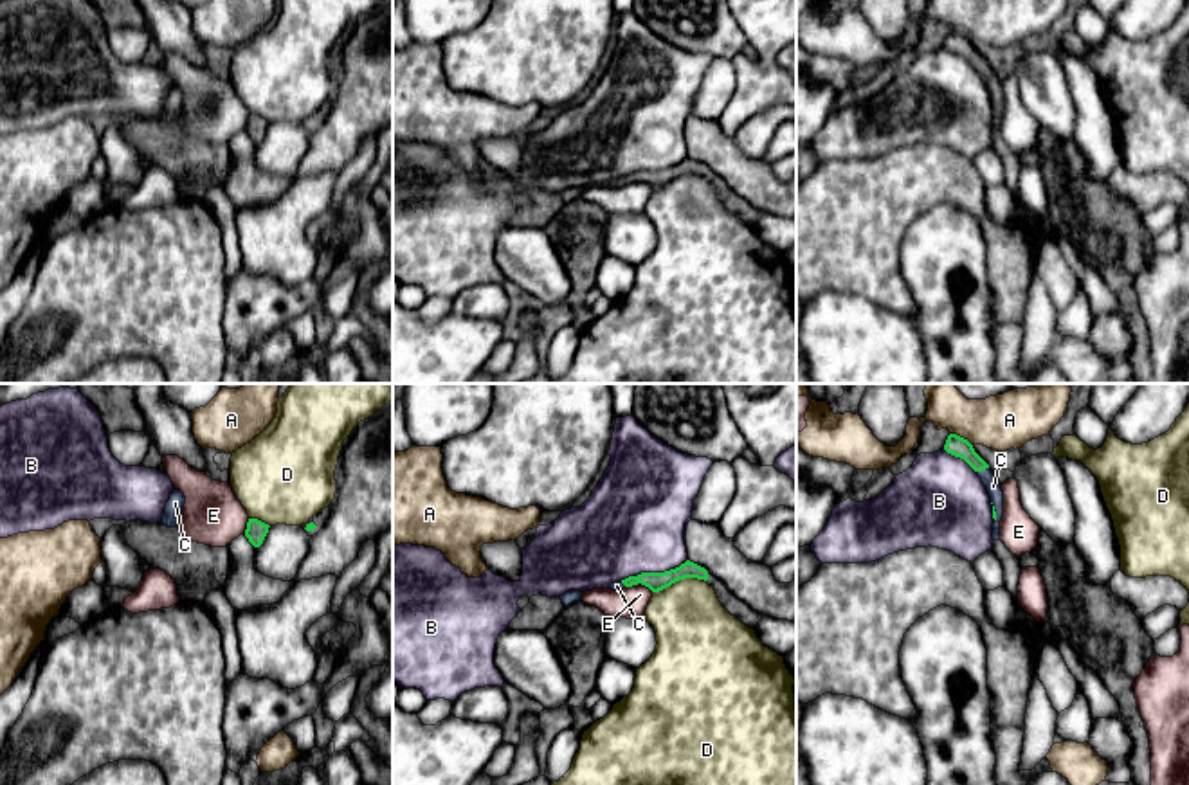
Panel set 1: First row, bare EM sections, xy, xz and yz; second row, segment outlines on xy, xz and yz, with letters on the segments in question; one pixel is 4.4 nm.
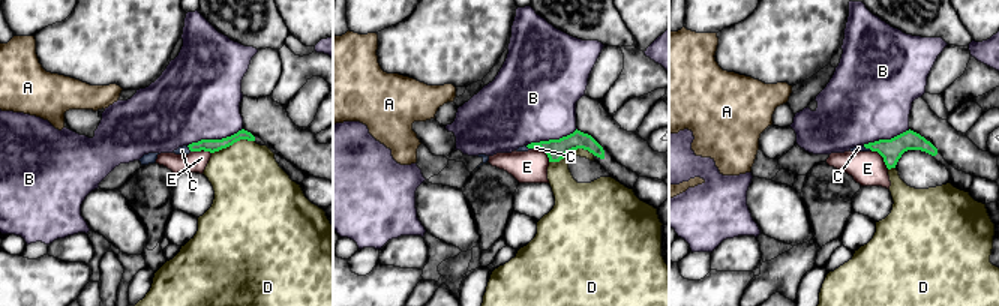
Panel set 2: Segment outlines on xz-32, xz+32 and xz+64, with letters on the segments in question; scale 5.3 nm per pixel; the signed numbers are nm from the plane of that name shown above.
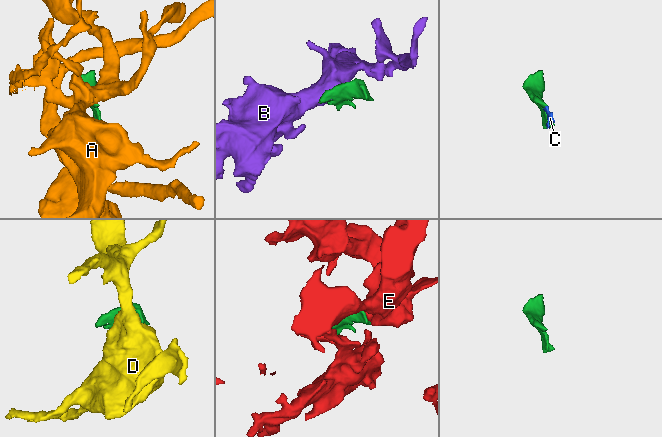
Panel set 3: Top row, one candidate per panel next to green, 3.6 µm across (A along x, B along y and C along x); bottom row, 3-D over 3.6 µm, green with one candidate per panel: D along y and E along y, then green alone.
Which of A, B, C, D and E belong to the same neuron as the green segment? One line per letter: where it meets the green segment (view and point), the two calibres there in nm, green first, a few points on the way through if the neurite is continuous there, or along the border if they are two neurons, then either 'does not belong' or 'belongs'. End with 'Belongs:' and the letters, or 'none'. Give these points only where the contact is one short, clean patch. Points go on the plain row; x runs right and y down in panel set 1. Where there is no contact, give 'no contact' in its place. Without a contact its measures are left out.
A: contact yz (961, 35); calibres 90 and 200 nm; border yz (950, 29), (955, 29), (971, 42); does not belong
B: contact xz (653, 170); calibres 90 and 460 nm; does not belong
C: contact yz (982, 65); calibres 90 and 70 nm; way yz (955, 42), (982, 65), (993, 83); belongs
D: contact xz (678, 177); calibres 90 and 340 nm; does not belong
E: contact xz (640, 179); calibres 90 and 140 nm; does not belong
Belongs: C

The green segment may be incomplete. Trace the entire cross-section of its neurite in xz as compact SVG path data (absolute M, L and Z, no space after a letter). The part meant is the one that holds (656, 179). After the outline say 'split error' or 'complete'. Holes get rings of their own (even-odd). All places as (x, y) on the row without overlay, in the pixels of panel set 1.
M686 157L679 164L665 167L665 169L641 169L638 173L629 173L622 178L611 180L609 185L622 187L623 184L632 184L632 182L641 180L641 182L649 184L652 189L659 189L659 187L663 187L663 185L670 184L672 180L685 176L685 175L704 176L708 182L712 182L719 198L722 200L722 203L731 212L735 212L739 218L742 218L746 223L755 225L758 221L758 218L762 216L762 211L758 211L749 202L746 202L742 196L733 193L722 182L722 178L719 178L704 164L701 164L690 157Z; split error

